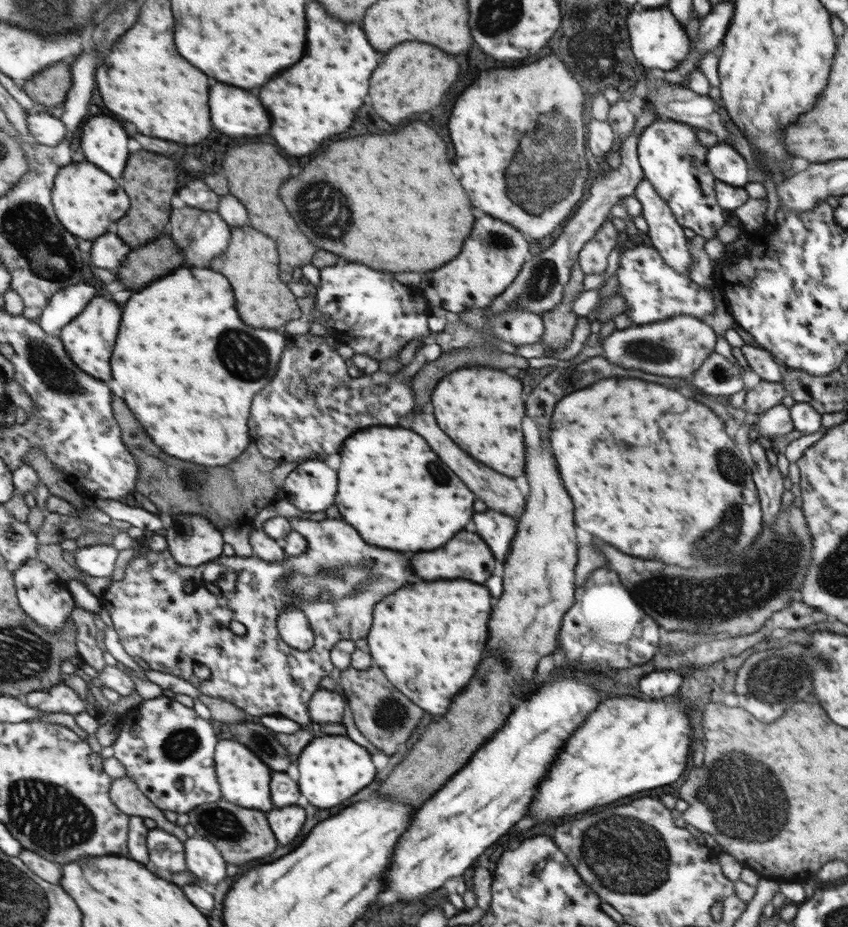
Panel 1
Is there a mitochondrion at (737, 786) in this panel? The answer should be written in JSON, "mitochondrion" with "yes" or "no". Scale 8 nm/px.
{"mitochondrion":"yes"}

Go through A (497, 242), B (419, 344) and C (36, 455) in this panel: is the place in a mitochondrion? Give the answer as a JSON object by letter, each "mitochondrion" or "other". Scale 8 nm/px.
{"A":"mitochondrion","B":"other","C":"other"}

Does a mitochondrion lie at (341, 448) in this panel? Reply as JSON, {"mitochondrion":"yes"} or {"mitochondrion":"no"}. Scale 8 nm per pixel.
{"mitochondrion":"no"}

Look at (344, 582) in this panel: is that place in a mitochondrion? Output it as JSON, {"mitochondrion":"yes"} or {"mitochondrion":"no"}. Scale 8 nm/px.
{"mitochondrion":"yes"}

